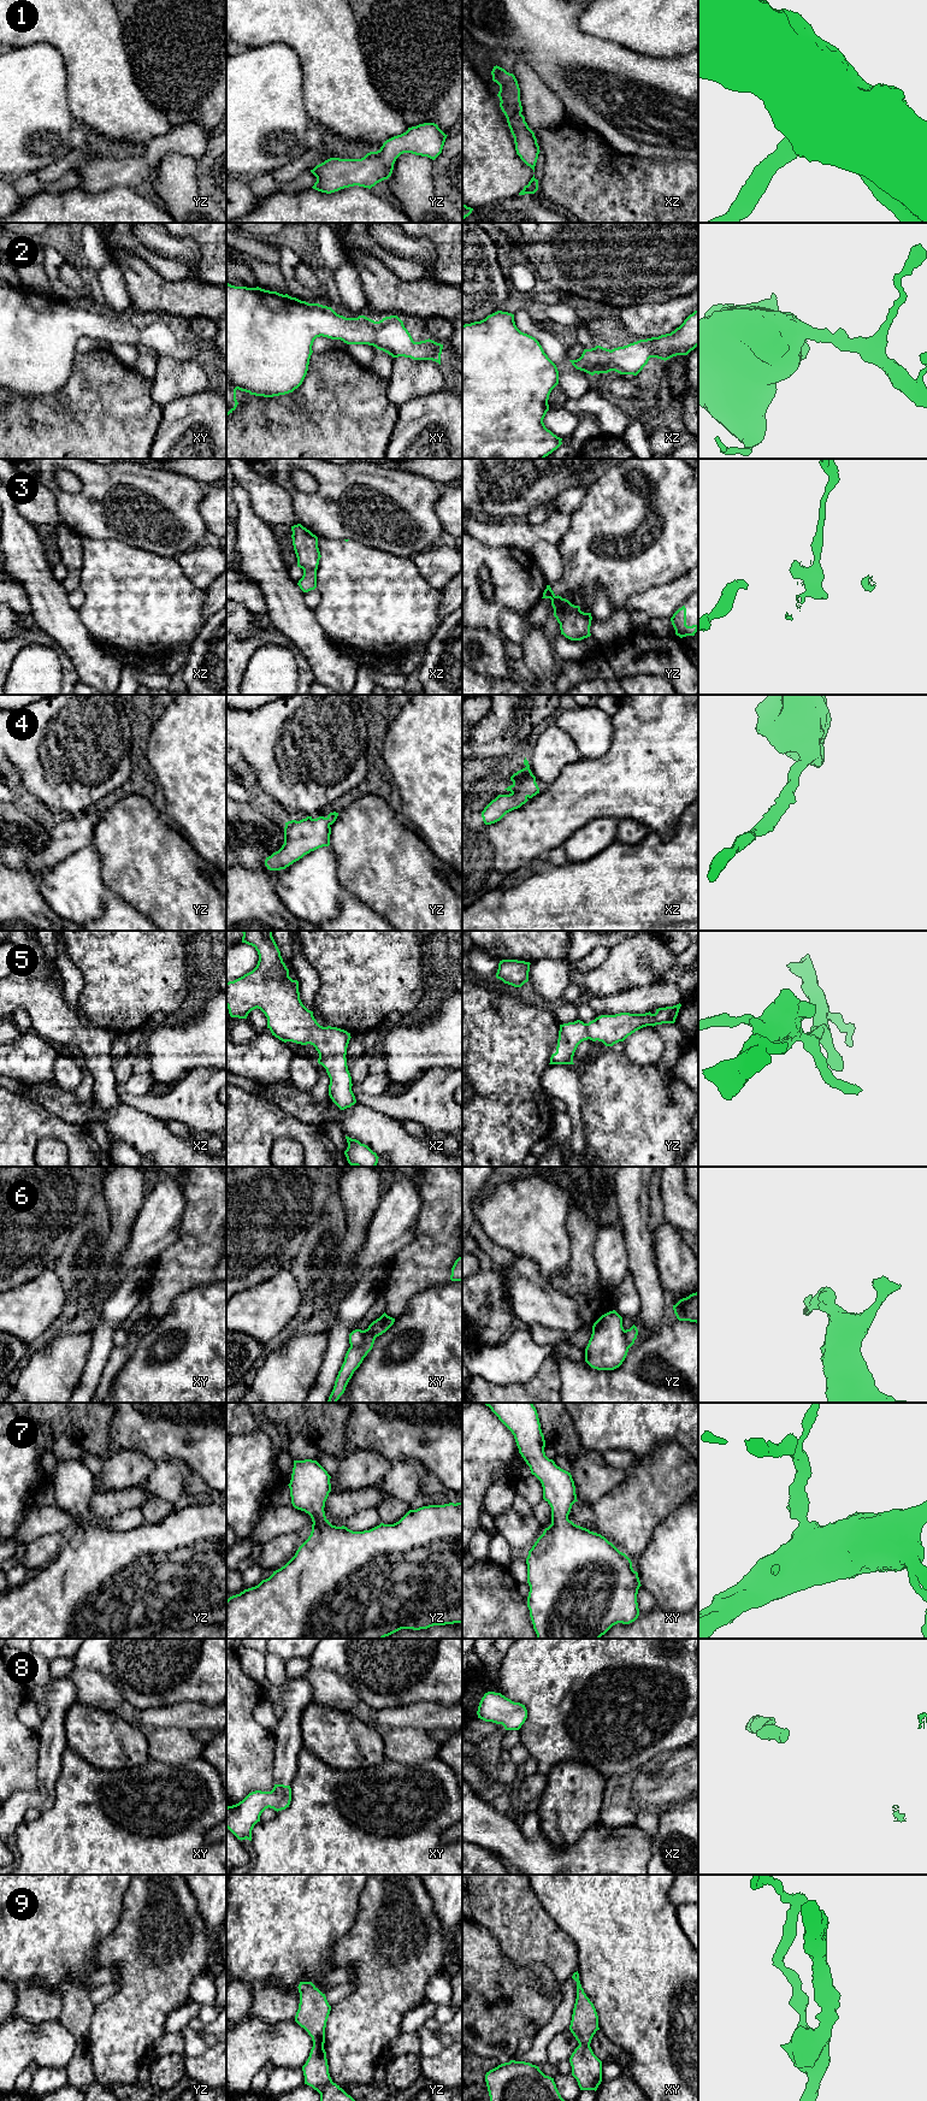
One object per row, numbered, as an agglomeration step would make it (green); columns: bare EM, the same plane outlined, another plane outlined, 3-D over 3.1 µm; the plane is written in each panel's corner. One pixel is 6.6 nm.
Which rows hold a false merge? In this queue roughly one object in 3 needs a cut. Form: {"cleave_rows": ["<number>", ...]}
{"cleave_rows": ["3", "6", "9"]}

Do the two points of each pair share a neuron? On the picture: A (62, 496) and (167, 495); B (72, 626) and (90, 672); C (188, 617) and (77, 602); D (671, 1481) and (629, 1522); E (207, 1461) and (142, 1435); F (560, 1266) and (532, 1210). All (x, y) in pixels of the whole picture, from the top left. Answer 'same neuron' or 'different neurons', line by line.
A: same neuron
B: same neuron
C: different neurons
D: same neuron
E: same neuron
F: same neuron

